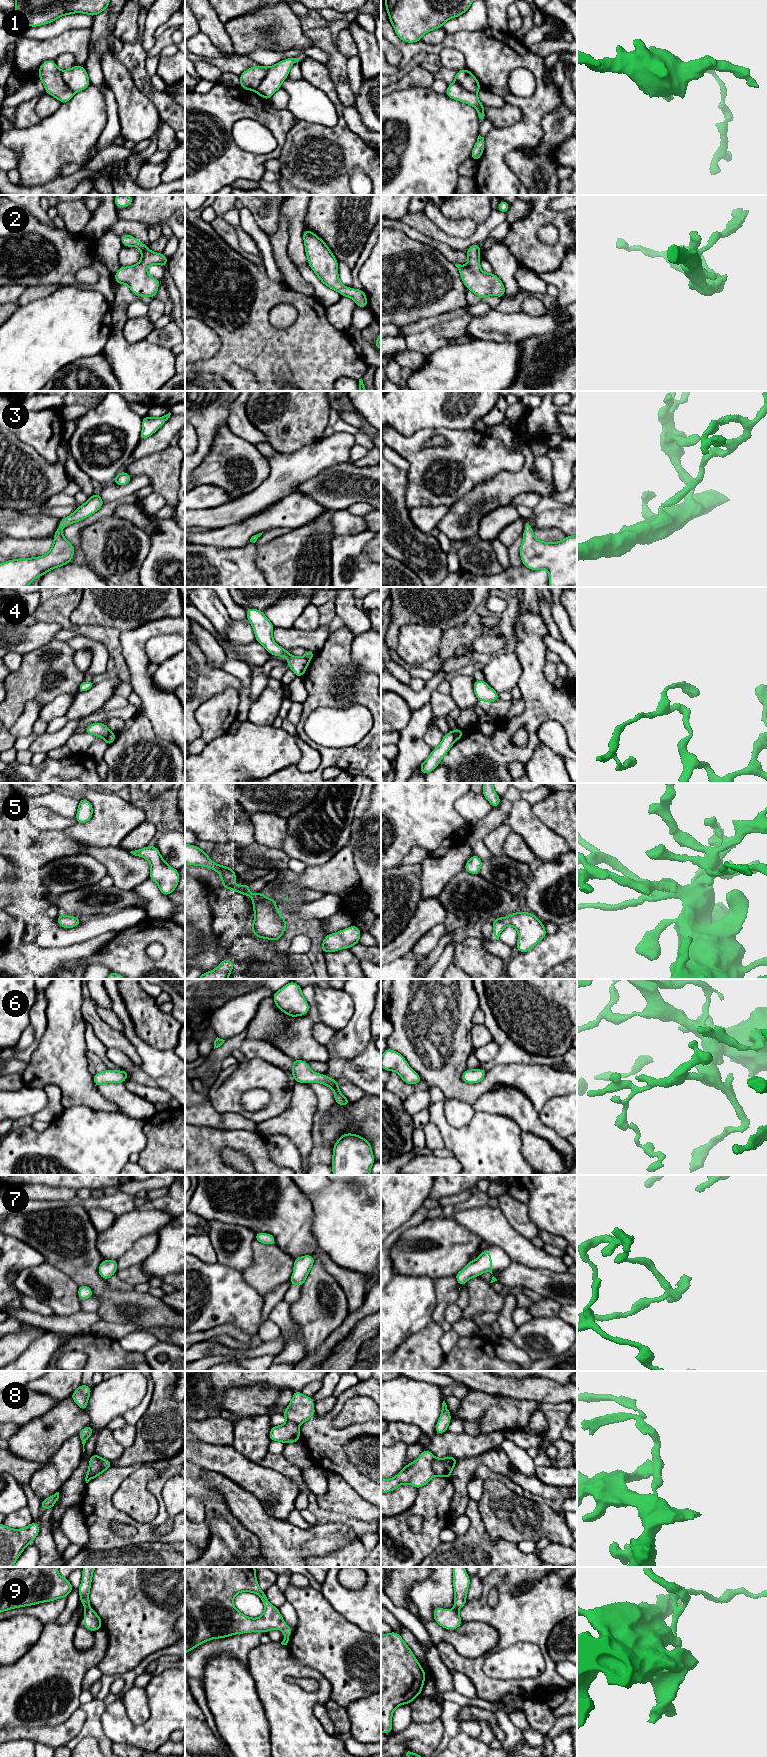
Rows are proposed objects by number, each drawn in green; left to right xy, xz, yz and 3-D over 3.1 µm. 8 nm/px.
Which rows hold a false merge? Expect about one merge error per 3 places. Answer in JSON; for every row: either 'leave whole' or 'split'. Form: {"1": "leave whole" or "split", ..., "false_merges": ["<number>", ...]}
{"1": "split", "2": "leave whole", "3": "leave whole", "4": "split", "5": "leave whole", "6": "leave whole", "7": "leave whole", "8": "leave whole", "9": "split", "false_merges": ["1", "4", "9"]}

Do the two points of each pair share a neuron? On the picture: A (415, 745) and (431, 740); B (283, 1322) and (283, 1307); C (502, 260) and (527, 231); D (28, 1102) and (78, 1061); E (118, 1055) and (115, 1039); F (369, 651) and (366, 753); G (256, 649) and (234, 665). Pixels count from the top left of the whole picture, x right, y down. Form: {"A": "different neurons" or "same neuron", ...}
{"A": "different neurons", "B": "same neuron", "C": "different neurons", "D": "different neurons", "E": "different neurons", "F": "different neurons", "G": "different neurons"}

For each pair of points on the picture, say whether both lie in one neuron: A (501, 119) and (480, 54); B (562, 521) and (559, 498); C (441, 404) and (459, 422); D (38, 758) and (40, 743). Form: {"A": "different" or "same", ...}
{"A": "different", "B": "different", "C": "same", "D": "different"}

